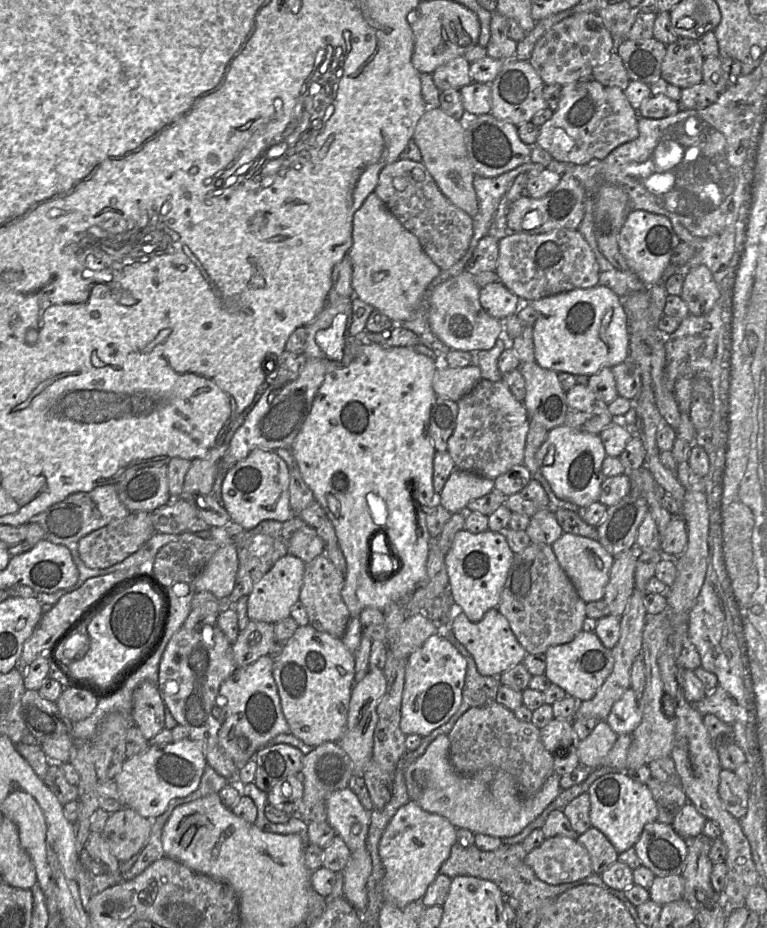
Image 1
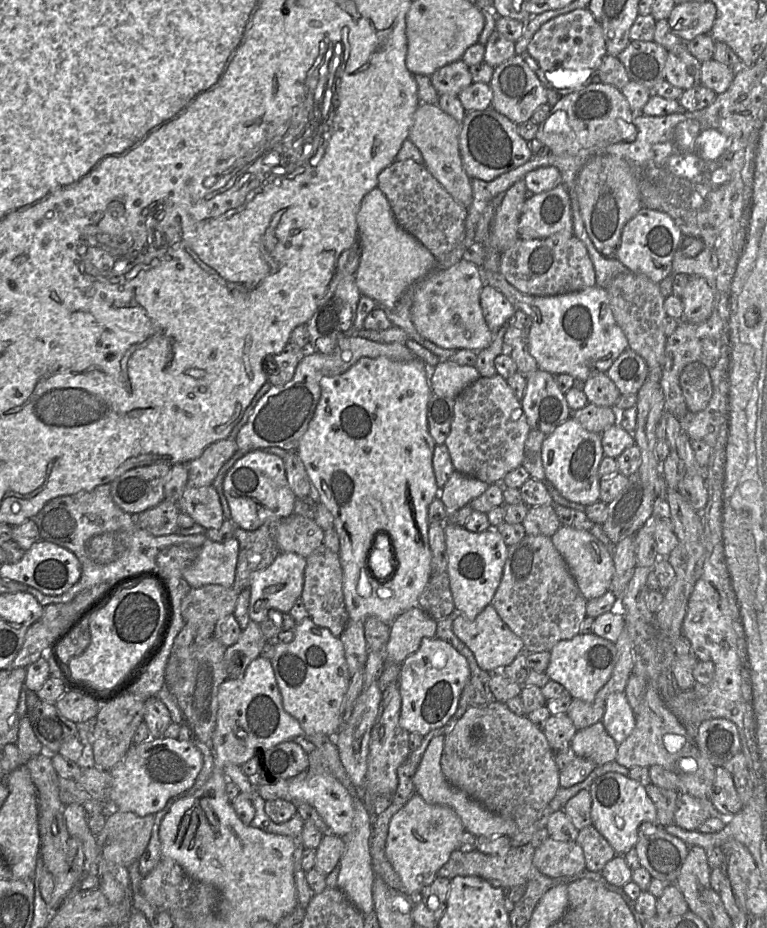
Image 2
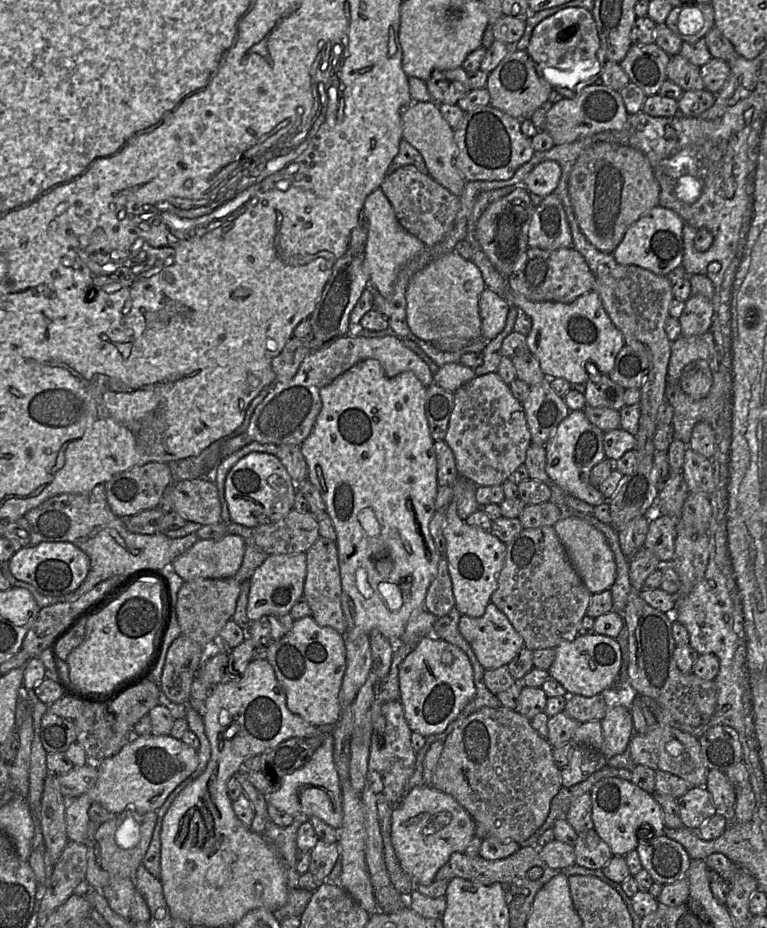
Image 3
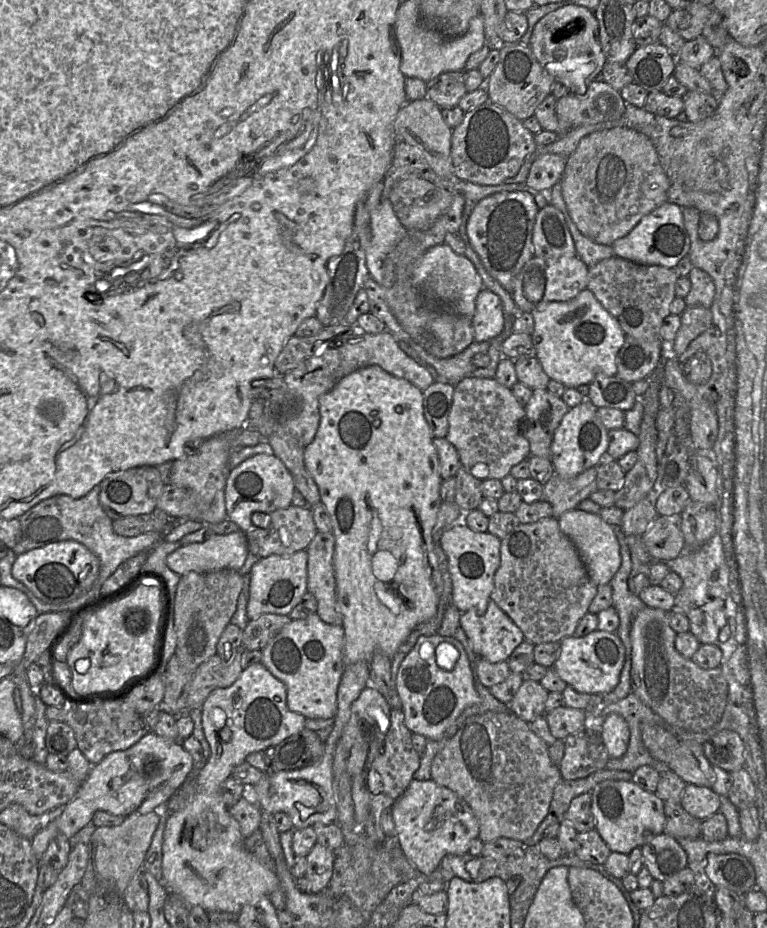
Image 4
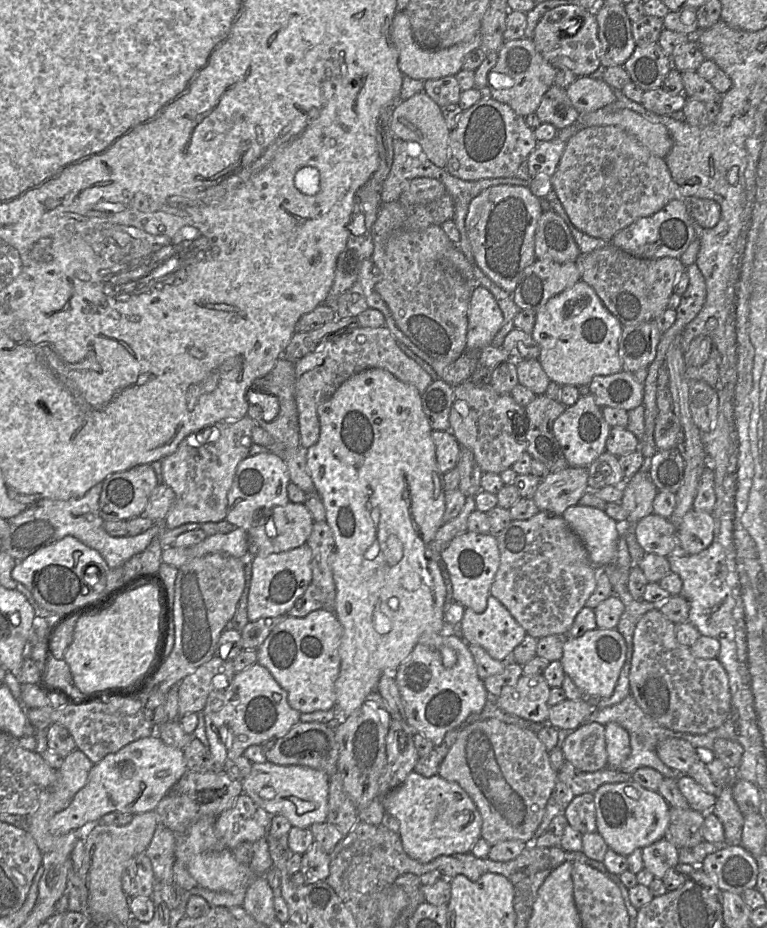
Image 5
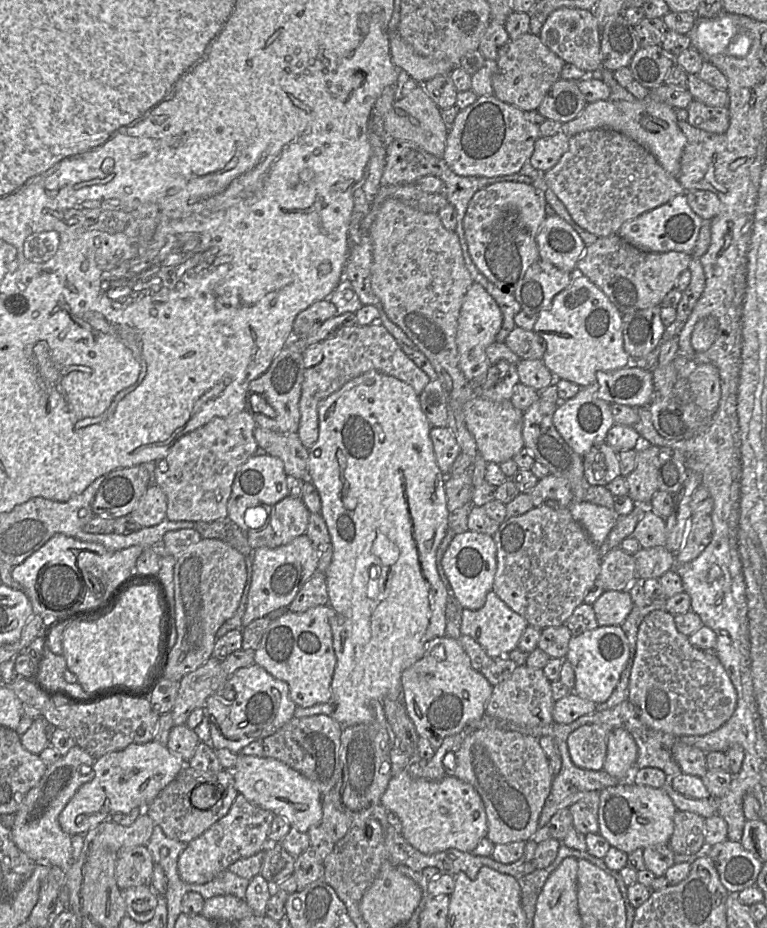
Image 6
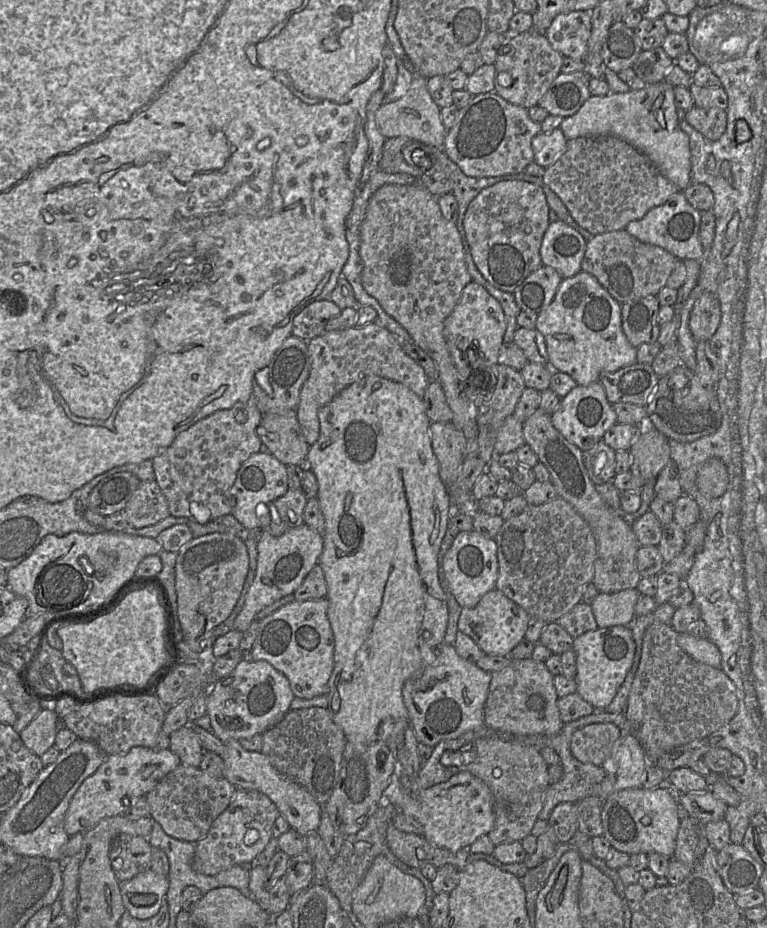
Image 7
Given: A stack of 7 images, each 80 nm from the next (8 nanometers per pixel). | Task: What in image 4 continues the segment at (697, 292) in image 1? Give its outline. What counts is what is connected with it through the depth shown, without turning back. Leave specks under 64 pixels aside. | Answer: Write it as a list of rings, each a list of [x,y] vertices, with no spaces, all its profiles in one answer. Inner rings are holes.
[[[703,306],[686,307],[680,315],[680,328],[668,349],[670,354],[677,358],[682,355],[691,341],[709,329],[712,318],[710,308]]]

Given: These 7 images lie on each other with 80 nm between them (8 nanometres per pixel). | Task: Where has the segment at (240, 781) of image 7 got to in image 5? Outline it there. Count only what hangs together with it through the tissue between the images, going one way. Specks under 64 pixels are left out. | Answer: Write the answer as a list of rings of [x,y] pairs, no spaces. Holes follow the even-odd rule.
[[[268,761],[252,763],[250,773],[241,781],[243,793],[268,814],[284,816],[292,827],[305,829],[313,824],[324,823],[328,813],[329,776],[323,771],[296,765],[277,765]]]

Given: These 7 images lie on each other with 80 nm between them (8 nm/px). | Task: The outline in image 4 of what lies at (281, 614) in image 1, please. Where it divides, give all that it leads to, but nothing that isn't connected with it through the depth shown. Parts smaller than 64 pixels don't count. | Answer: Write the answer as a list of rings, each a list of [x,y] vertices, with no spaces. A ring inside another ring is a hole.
[[[300,550],[289,556],[270,555],[260,558],[250,572],[250,594],[247,605],[249,620],[255,620],[262,614],[289,615],[307,591],[306,550]]]

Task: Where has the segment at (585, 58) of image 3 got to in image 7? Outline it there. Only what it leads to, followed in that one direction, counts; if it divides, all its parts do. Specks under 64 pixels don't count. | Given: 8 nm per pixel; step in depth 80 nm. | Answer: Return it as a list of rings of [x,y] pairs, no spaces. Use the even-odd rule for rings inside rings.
[[[590,11],[557,15],[545,32],[552,48],[565,57],[585,61],[592,32]]]

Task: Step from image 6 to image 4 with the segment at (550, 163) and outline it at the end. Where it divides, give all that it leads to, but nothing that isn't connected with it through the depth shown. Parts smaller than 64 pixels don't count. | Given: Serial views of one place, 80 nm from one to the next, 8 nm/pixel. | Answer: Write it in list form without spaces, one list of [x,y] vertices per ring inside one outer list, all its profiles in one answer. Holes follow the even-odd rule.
[[[558,154],[539,156],[531,165],[526,185],[537,191],[549,190],[560,181],[567,158]]]

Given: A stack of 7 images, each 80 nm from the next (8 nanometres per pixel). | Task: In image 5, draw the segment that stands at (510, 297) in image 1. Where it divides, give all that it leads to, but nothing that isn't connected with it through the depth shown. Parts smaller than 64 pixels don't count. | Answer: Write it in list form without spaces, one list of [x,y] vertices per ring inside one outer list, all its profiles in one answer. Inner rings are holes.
[[[481,285],[471,292],[467,317],[467,350],[482,350],[489,346],[503,323],[503,314],[494,296]]]

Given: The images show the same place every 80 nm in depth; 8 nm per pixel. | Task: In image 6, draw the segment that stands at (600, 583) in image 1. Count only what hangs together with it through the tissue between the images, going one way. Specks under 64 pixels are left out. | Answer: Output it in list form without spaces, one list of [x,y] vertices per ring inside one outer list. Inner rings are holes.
[[[586,501],[571,503],[567,508],[597,546],[605,542],[619,516],[613,509]]]

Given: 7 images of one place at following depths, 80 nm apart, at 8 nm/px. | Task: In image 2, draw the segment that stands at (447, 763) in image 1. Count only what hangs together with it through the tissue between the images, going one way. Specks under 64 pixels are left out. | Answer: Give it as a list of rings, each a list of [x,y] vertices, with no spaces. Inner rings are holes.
[[[439,735],[434,737],[428,744],[413,776],[415,792],[419,794],[426,803],[444,805],[452,808],[459,816],[465,830],[476,837],[514,836],[515,825],[513,823],[508,823],[502,817],[490,812],[479,802],[470,798],[465,792],[452,786],[446,780],[440,766],[444,741],[445,736]]]

